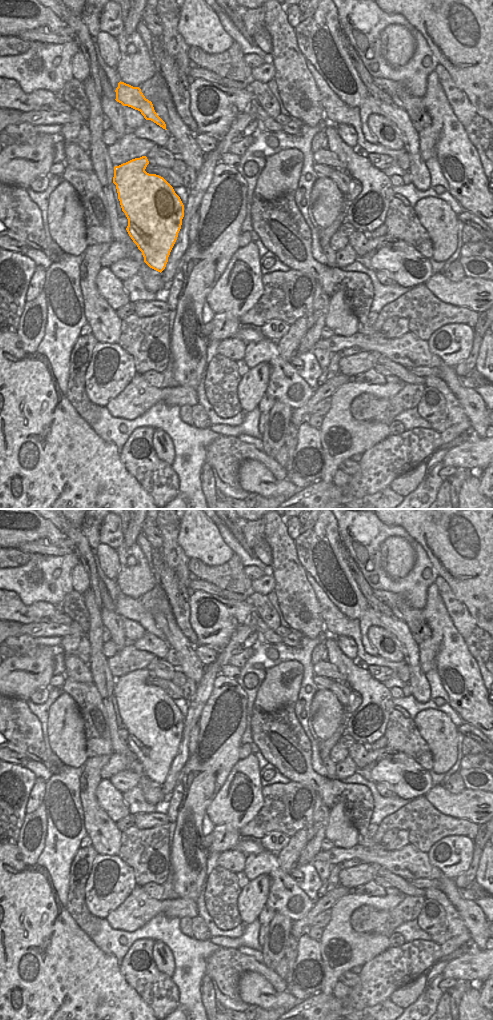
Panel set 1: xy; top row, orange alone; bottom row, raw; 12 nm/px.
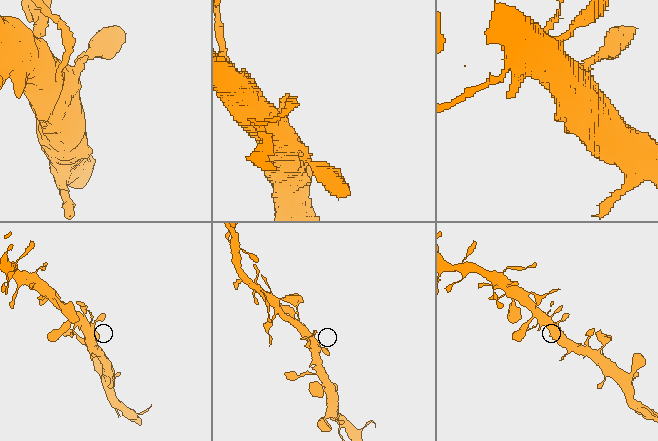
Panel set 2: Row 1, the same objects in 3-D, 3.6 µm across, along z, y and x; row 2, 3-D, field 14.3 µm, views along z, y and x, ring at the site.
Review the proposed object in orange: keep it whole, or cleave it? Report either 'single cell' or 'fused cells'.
single cell

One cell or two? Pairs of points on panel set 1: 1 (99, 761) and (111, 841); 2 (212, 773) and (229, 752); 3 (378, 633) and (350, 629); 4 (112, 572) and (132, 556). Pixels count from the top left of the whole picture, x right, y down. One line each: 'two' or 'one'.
1: one
2: one
3: two
4: two

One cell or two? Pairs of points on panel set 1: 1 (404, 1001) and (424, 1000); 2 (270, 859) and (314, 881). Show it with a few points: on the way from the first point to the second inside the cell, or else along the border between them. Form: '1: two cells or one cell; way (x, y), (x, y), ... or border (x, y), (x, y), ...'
1: two cells; border (425, 978), (425, 986), (422, 993), (404, 1009)
2: two cells; border (297, 883), (313, 901)

